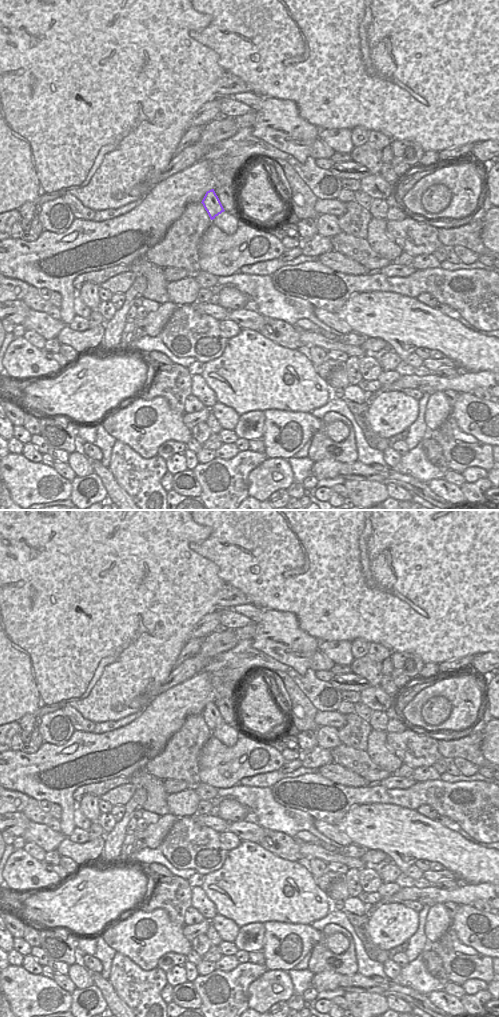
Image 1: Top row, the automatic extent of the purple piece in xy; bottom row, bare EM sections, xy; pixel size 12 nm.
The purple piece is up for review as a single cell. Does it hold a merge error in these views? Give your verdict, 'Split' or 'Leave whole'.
Leave whole

